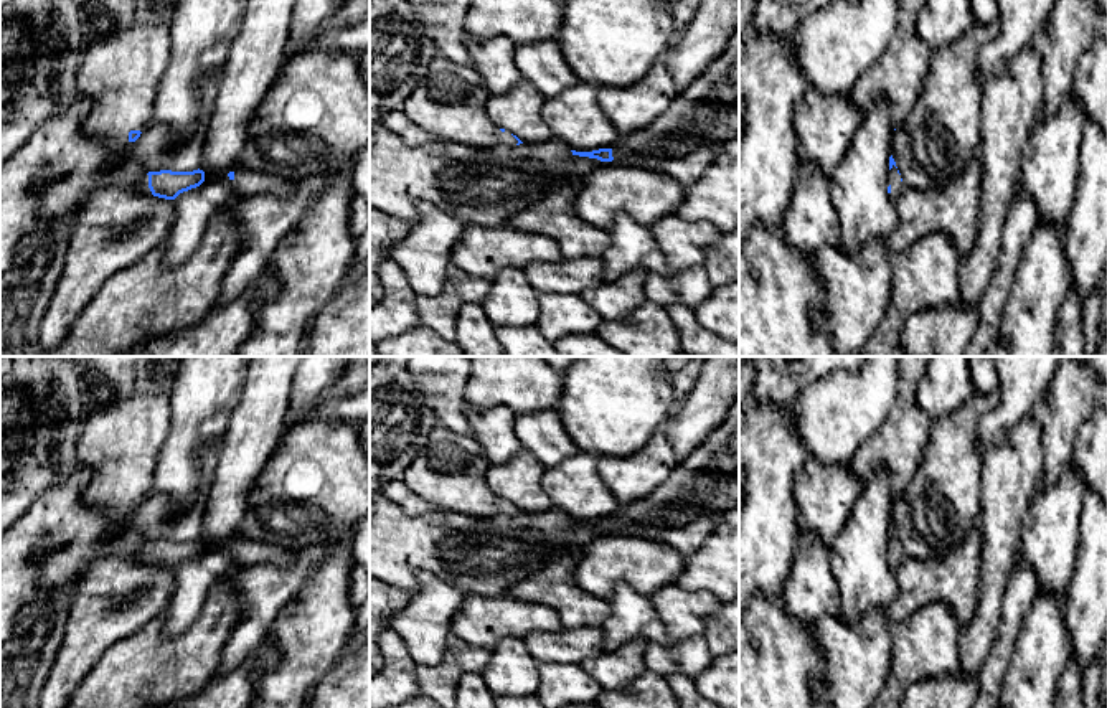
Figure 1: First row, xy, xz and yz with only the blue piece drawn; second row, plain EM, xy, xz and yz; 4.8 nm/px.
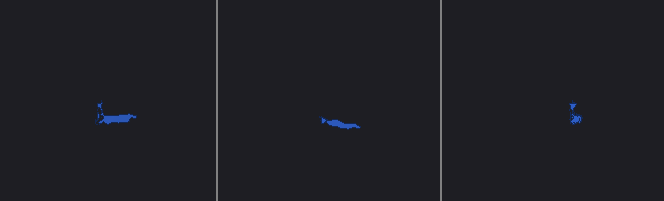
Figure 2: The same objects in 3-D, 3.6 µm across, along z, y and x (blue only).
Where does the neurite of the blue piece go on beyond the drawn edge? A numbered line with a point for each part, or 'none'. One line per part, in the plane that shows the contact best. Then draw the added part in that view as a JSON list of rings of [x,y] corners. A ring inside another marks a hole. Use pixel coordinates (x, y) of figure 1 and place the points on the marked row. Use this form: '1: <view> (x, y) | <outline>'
1: xy (121, 66) | [[[87,0],[91,23],[104,20],[107,28],[87,33],[81,53],[78,91],[79,97],[92,101],[82,134],[114,153],[127,149],[130,130],[142,132],[152,120],[157,86],[170,64],[170,23],[175,5],[153,0]]]
2: xy (248, 182) | [[[239,168],[234,172],[234,183],[238,186],[239,198],[254,195],[276,195],[284,198],[294,198],[297,186],[294,182],[287,182],[280,177]]]

